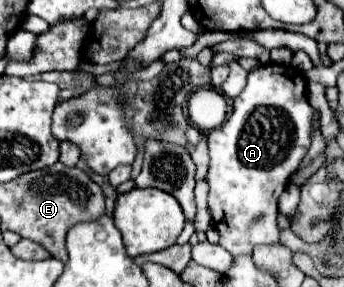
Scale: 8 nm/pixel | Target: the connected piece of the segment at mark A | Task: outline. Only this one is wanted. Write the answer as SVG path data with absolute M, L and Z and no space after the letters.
M265 64L265 66L261 66L261 68L253 70L253 72L249 72L245 90L233 100L233 112L231 112L229 120L227 120L223 126L219 126L219 128L215 128L215 130L209 132L209 156L211 156L211 164L209 164L209 172L207 172L207 176L205 176L205 180L209 182L209 208L213 210L213 224L215 224L215 228L217 228L219 234L221 234L219 244L221 244L227 252L231 252L233 256L251 254L253 246L257 246L257 244L273 244L273 242L279 242L279 228L277 228L277 224L275 224L275 218L277 218L277 200L279 200L281 192L285 190L285 186L287 186L291 174L297 170L299 162L301 162L303 156L307 154L307 150L309 150L309 146L311 146L313 132L315 132L313 124L315 124L315 120L317 120L319 116L321 116L321 112L319 112L317 108L313 108L313 106L309 104L309 100L307 100L307 80L305 80L305 76L303 76L301 72L297 72L297 70L291 68L291 66Z

